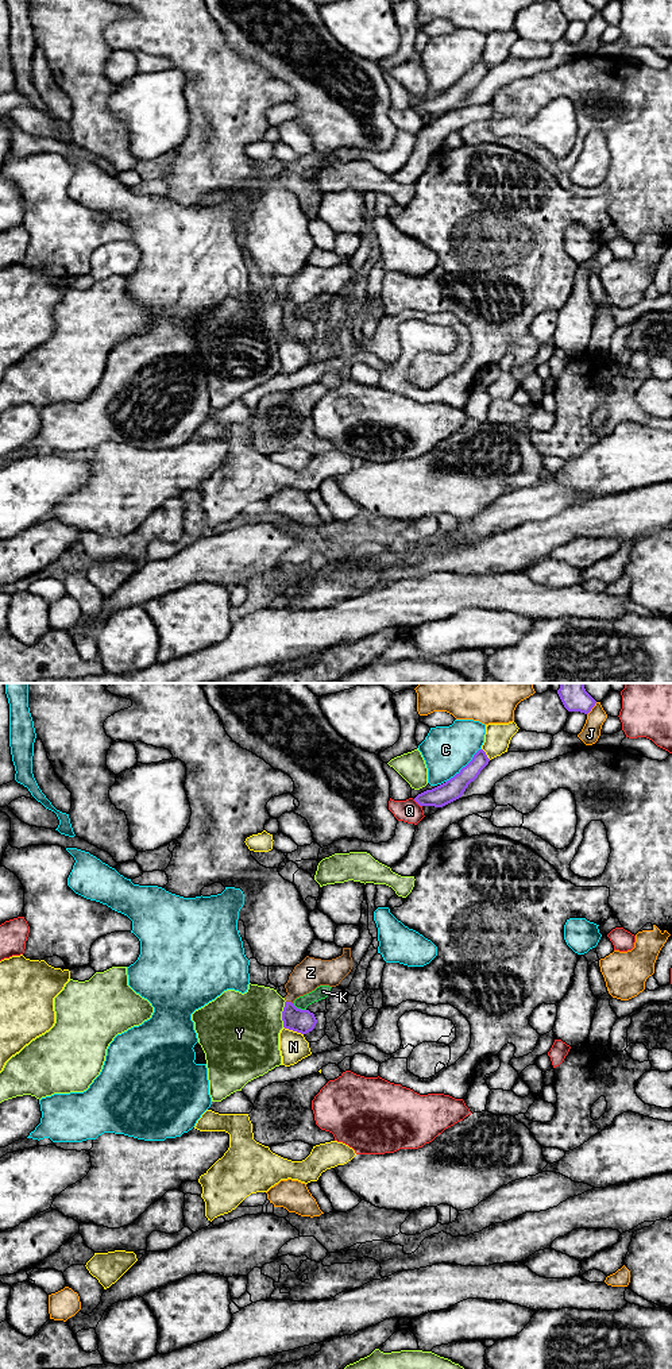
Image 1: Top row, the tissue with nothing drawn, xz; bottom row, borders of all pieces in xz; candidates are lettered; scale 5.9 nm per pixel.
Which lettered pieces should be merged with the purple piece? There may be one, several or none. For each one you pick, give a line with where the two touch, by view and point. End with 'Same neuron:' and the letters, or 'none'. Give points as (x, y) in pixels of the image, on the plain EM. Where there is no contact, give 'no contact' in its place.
Z: meets purple in xz at (290, 311)
Same neuron: Z

